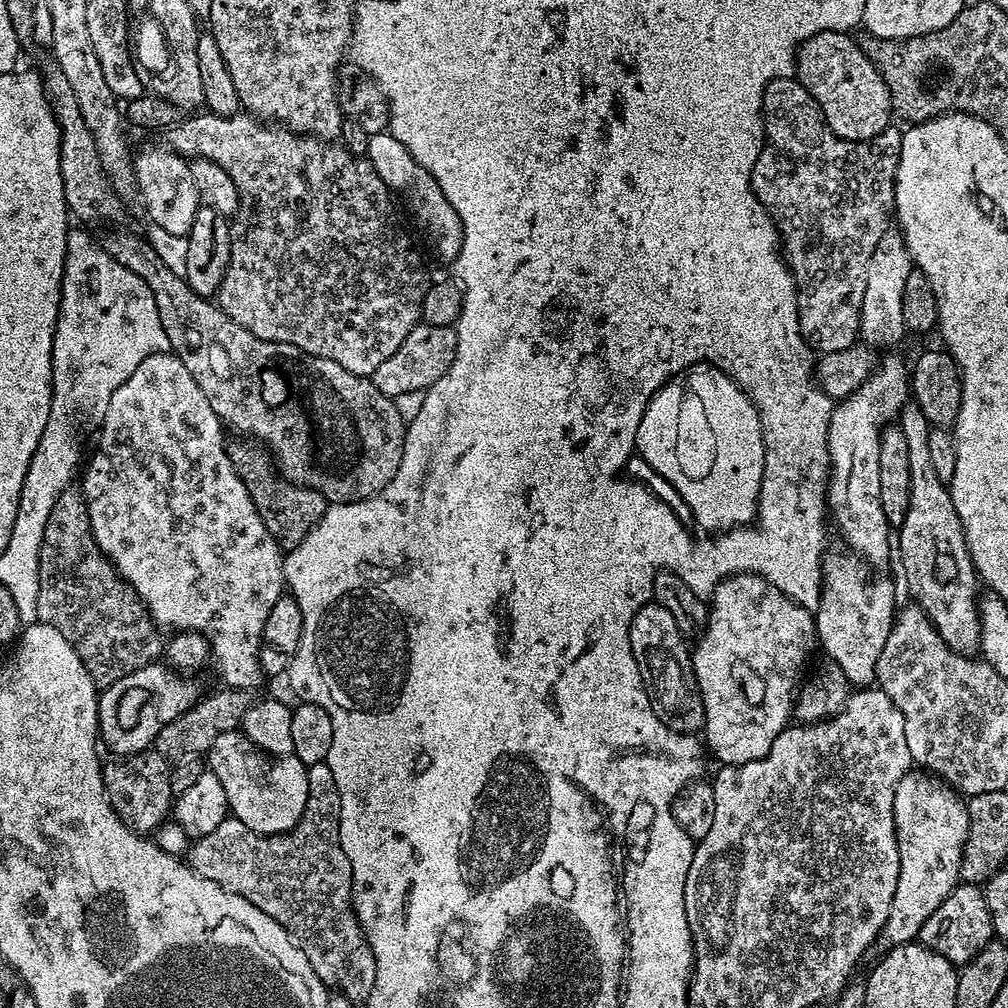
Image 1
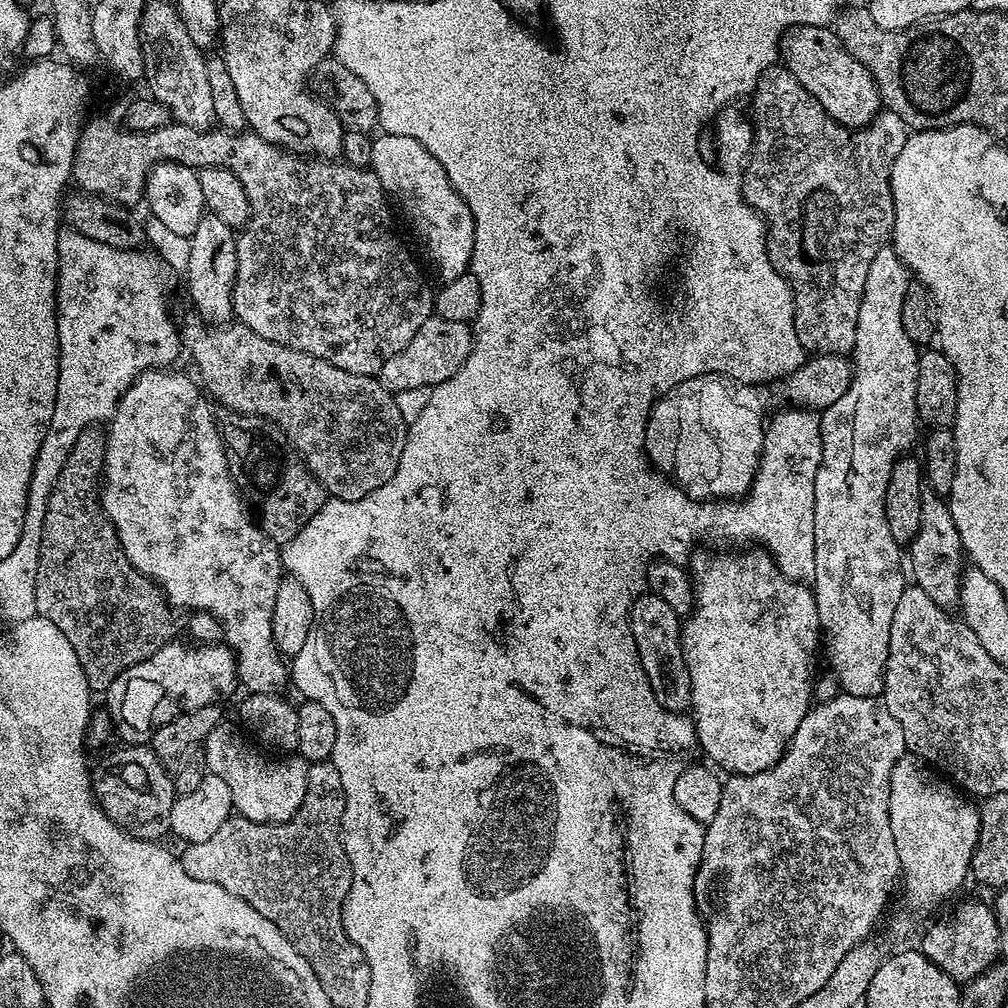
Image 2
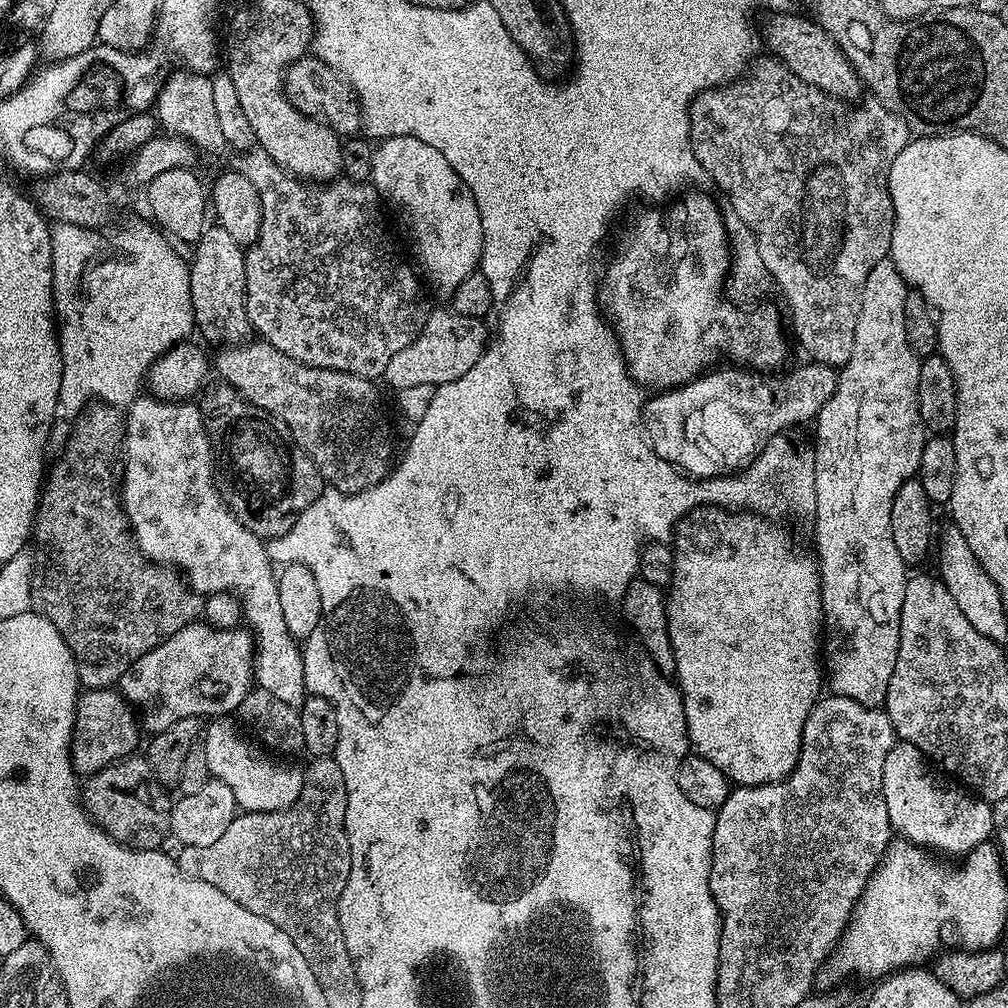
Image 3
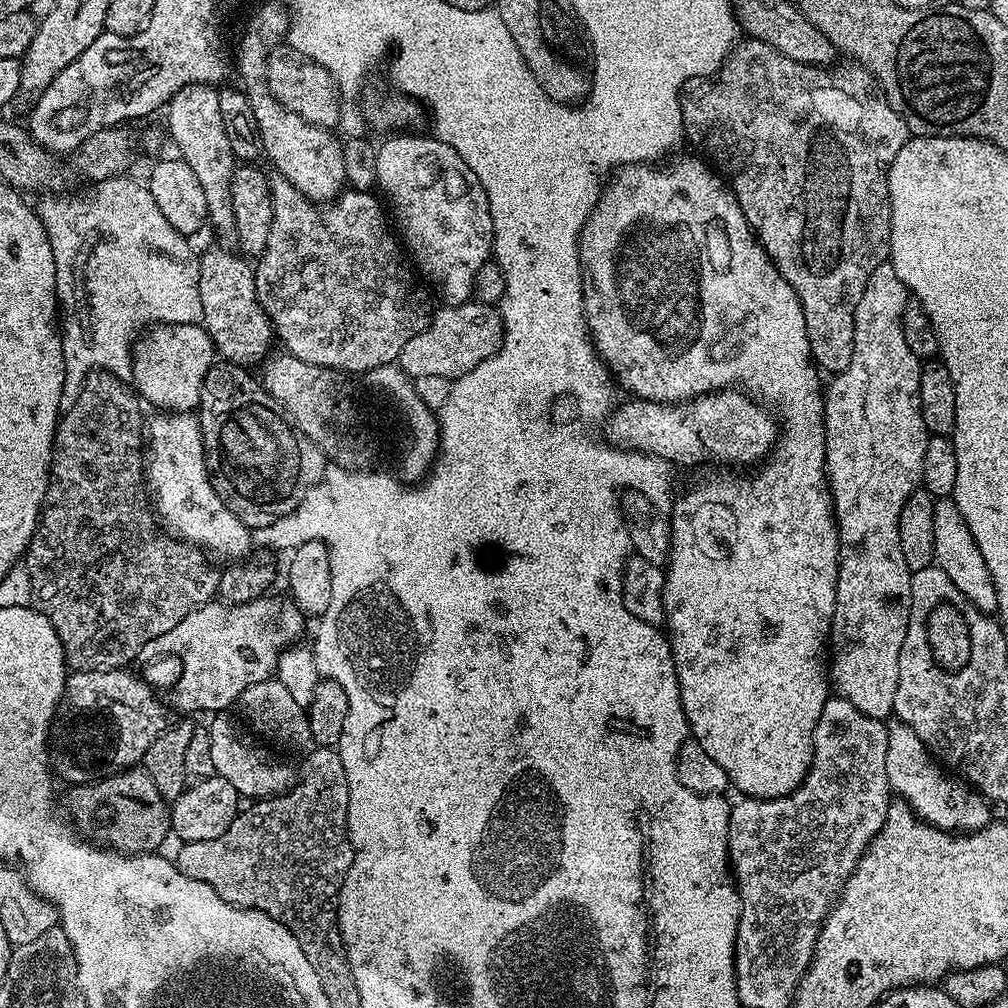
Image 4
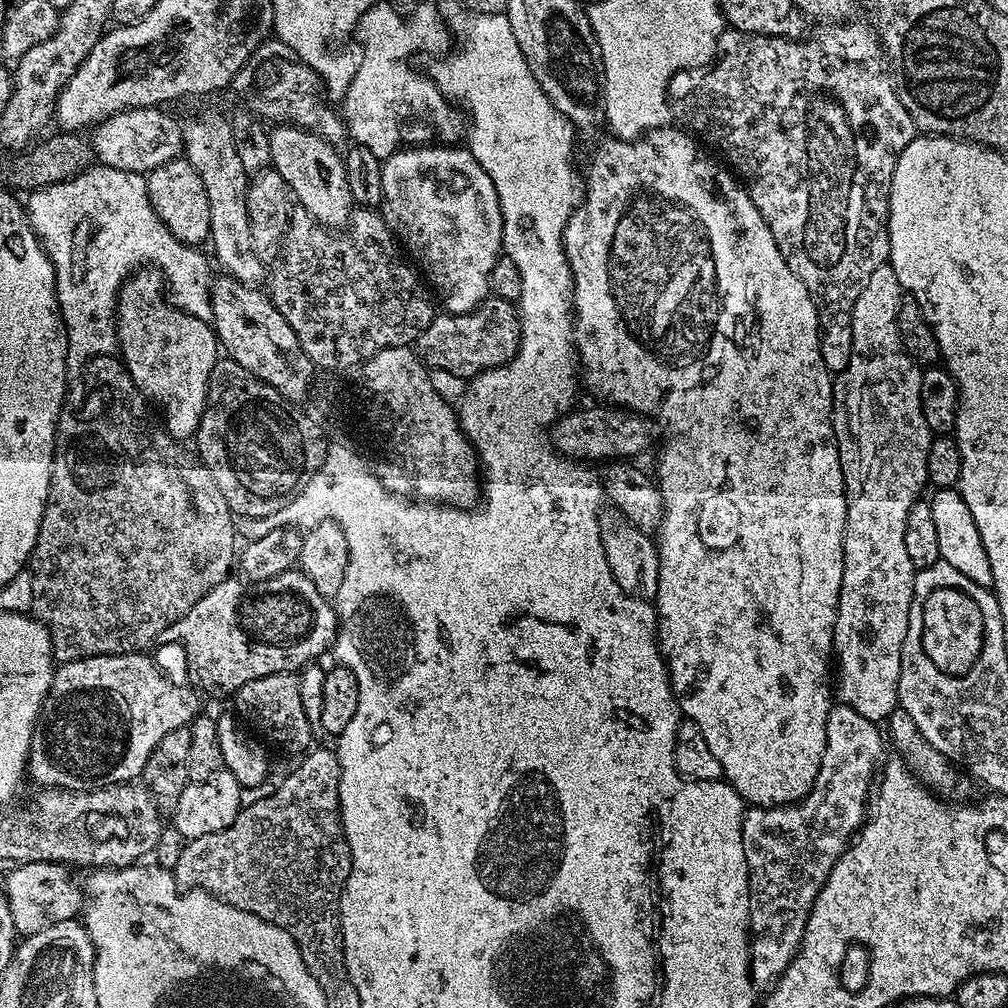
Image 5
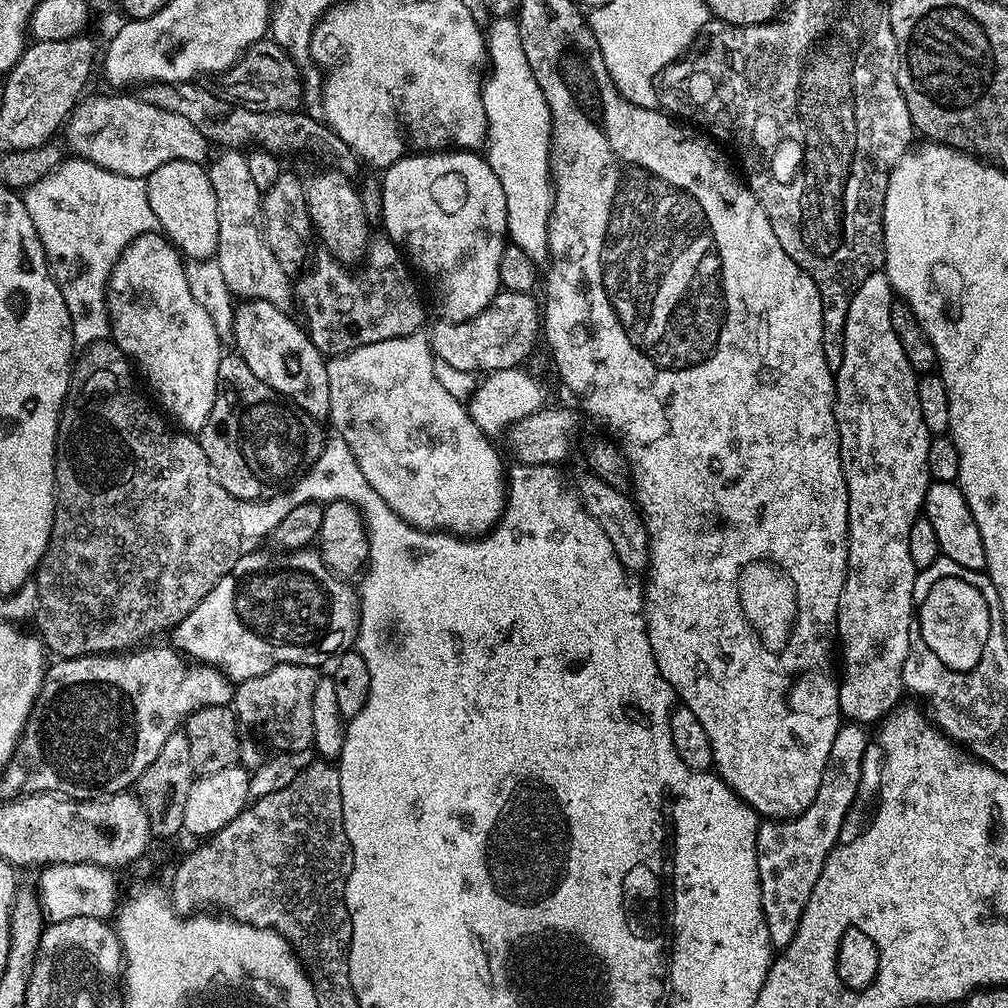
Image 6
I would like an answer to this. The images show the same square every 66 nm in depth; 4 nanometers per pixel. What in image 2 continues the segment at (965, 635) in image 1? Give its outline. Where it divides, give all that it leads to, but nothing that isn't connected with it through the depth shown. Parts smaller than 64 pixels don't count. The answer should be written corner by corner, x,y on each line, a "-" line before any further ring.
935,494
922,495
920,524
916,536
906,548
906,560
912,563
910,576
915,587
926,590
930,598
940,608
955,609
960,603
960,579
966,569
964,548
958,538
958,526
950,514
947,503

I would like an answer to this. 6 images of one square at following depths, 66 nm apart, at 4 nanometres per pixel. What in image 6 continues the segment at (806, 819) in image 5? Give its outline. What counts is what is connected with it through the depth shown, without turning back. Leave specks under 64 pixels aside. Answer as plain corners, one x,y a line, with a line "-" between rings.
841,723
838,734
834,738
834,746
830,746
830,758
822,774
822,786
818,786
818,798
814,798
814,802
810,802
808,809
794,820
781,822
765,819
757,827
756,857
760,879
760,901
773,949
783,950
794,938
798,930
798,922
802,918
802,910
806,902
810,902
814,882
818,882
818,874
822,874
822,866
826,858
841,839
840,831
844,828
844,819
847,818
848,811
851,810
852,803
860,792
860,779
864,776
864,755
868,752
868,736
864,732
867,731
857,723

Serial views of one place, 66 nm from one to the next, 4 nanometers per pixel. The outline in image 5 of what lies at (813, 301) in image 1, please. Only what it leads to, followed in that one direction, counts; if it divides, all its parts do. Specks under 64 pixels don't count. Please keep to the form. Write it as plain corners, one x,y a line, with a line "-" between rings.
825,23
823,26
817,27
820,29
812,37
809,35
807,38
799,40
784,40
781,36
752,36
749,32
726,30
720,35
719,42
716,43
718,55
710,66
699,70
680,72
674,78
670,78
668,83
668,102
673,117
689,133
695,134
701,141
709,140
721,152
719,155
726,161
727,167
739,177
744,187
747,188
754,206
758,206
758,214
762,214
766,226
770,226
770,234
774,234
774,242
778,242
778,250
782,250
782,258
786,258
790,270
794,270
794,274
798,274
798,278
802,278
802,282
806,282
810,294
816,300
816,308
820,312
822,362
826,362
828,371
833,374
846,370
846,362
850,362
854,302
858,302
858,294
862,294
870,274
874,274
874,270
878,270
878,266
888,263
888,251
890,250
888,203
890,202
894,166
898,162
902,150
906,150
906,146
918,132
906,106
902,106
902,102
898,98
896,81
886,63
886,53
884,45
880,43
879,35
871,27
868,29
863,28
860,24
848,23

